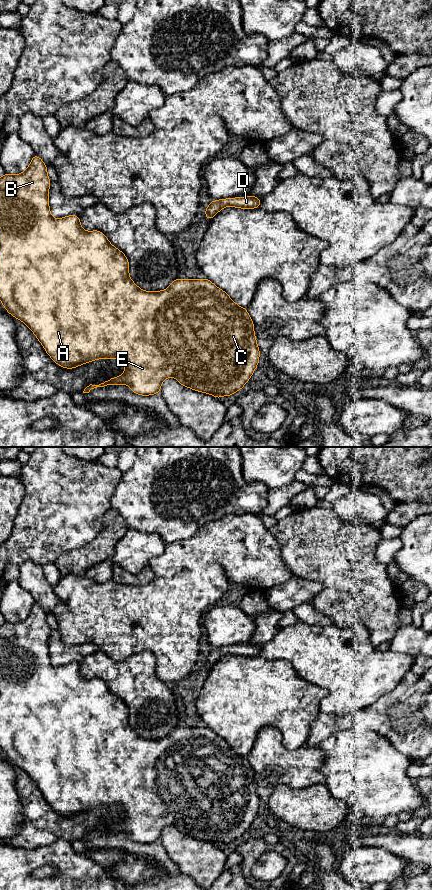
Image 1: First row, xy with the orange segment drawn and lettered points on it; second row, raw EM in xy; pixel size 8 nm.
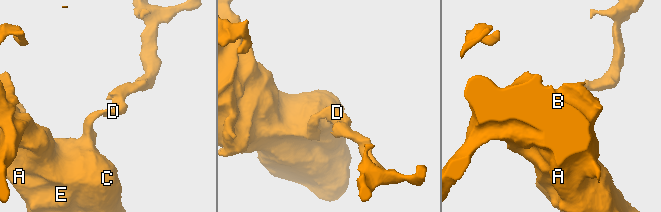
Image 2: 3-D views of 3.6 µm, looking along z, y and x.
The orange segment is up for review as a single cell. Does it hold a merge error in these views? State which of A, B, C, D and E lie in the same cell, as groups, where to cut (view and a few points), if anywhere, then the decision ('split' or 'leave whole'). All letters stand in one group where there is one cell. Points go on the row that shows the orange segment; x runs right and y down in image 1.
groups A B C D E; cut none; leave whole

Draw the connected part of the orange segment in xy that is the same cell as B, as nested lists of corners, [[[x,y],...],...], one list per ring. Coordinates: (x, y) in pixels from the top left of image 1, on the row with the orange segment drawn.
[[[34,155],[29,167],[21,174],[17,175],[10,175],[5,173],[0,178],[0,301],[2,305],[5,307],[8,313],[10,313],[14,318],[19,319],[20,321],[24,322],[28,328],[36,335],[39,342],[44,347],[47,354],[52,358],[52,360],[60,365],[63,368],[73,369],[77,366],[83,365],[88,362],[92,362],[96,359],[112,359],[112,358],[120,358],[124,365],[126,370],[122,375],[119,377],[113,377],[109,379],[108,381],[105,381],[104,383],[101,383],[99,385],[92,385],[90,384],[87,386],[83,393],[89,393],[92,389],[96,387],[104,387],[107,385],[121,385],[126,384],[130,387],[132,392],[142,395],[142,396],[148,396],[157,394],[160,392],[161,385],[163,381],[168,377],[175,377],[177,381],[188,388],[191,388],[192,390],[198,391],[198,392],[204,392],[210,395],[215,396],[216,398],[220,399],[221,396],[231,396],[233,393],[239,391],[242,389],[242,387],[249,381],[250,377],[254,373],[258,363],[259,363],[259,355],[260,350],[257,346],[257,340],[254,333],[254,324],[250,317],[250,315],[247,312],[246,308],[238,306],[229,296],[226,292],[224,292],[222,289],[215,286],[209,279],[175,279],[170,286],[163,291],[154,291],[154,292],[148,292],[145,290],[140,289],[129,277],[129,261],[125,254],[120,251],[119,249],[115,248],[107,239],[104,233],[98,230],[94,231],[85,231],[82,229],[80,224],[80,219],[78,215],[70,215],[66,216],[60,219],[55,219],[51,216],[50,209],[49,209],[49,187],[50,187],[51,181],[47,175],[47,166],[46,164],[40,159],[38,155]]]

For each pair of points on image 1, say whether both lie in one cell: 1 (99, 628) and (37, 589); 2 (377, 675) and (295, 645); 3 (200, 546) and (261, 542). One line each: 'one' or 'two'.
1: two
2: one
3: one

